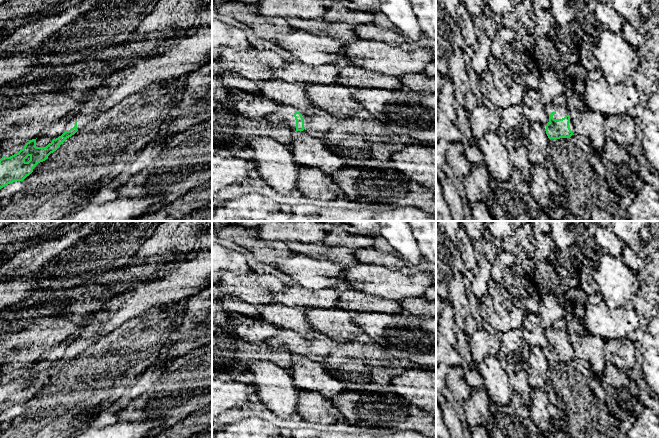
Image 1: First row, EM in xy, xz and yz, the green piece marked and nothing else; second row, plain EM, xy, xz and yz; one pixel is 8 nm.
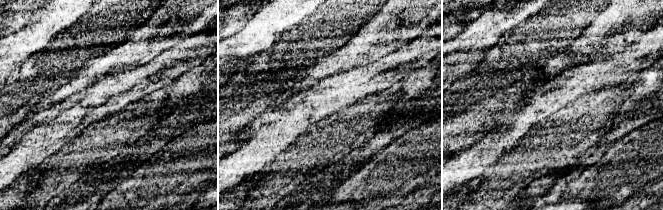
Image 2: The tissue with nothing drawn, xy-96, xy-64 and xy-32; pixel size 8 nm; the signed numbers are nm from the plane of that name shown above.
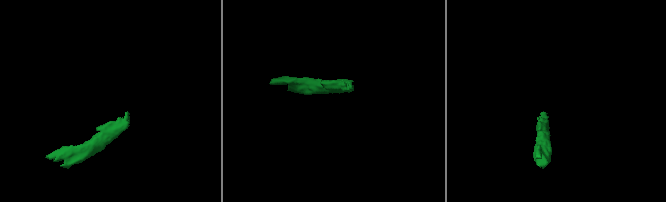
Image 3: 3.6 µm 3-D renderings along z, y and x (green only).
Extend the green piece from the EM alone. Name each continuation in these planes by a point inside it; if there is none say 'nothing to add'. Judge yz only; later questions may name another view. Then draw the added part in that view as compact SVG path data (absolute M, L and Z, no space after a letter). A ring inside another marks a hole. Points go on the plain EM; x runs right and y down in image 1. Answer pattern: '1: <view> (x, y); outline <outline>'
1: yz (559, 329); outline M564 319L556 321L549 329L546 330L546 337L549 340L552 336L554 343L562 343L566 339L570 339Z

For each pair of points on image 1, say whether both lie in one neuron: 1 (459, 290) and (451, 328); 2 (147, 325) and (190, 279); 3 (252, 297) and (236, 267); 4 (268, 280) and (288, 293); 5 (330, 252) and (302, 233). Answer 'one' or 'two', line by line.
1: two
2: two
3: two
4: two
5: two

